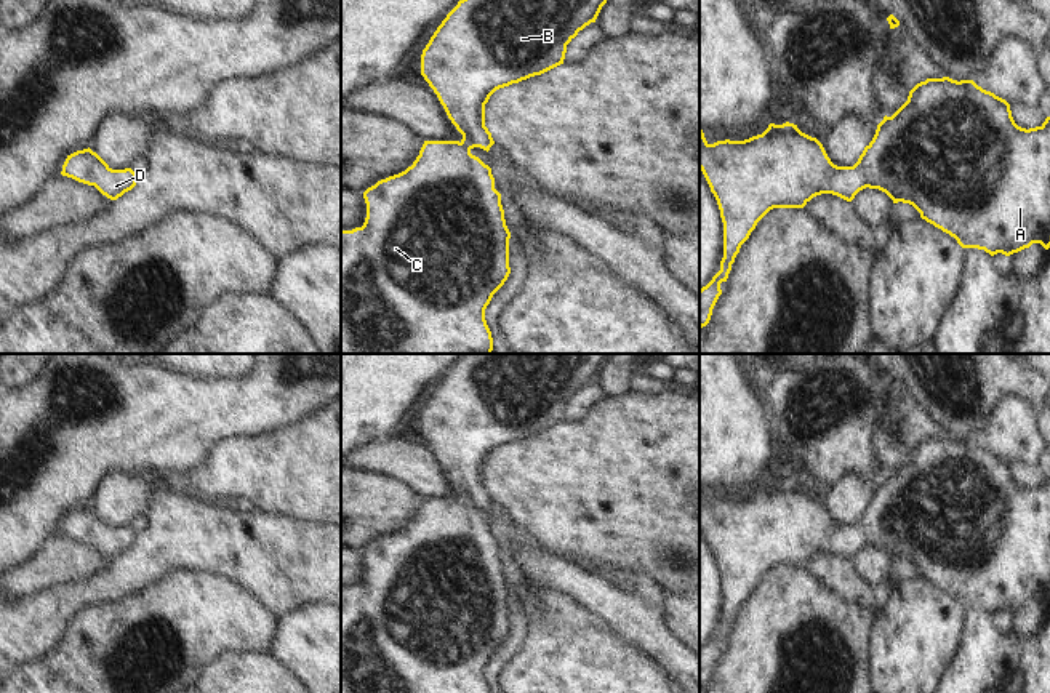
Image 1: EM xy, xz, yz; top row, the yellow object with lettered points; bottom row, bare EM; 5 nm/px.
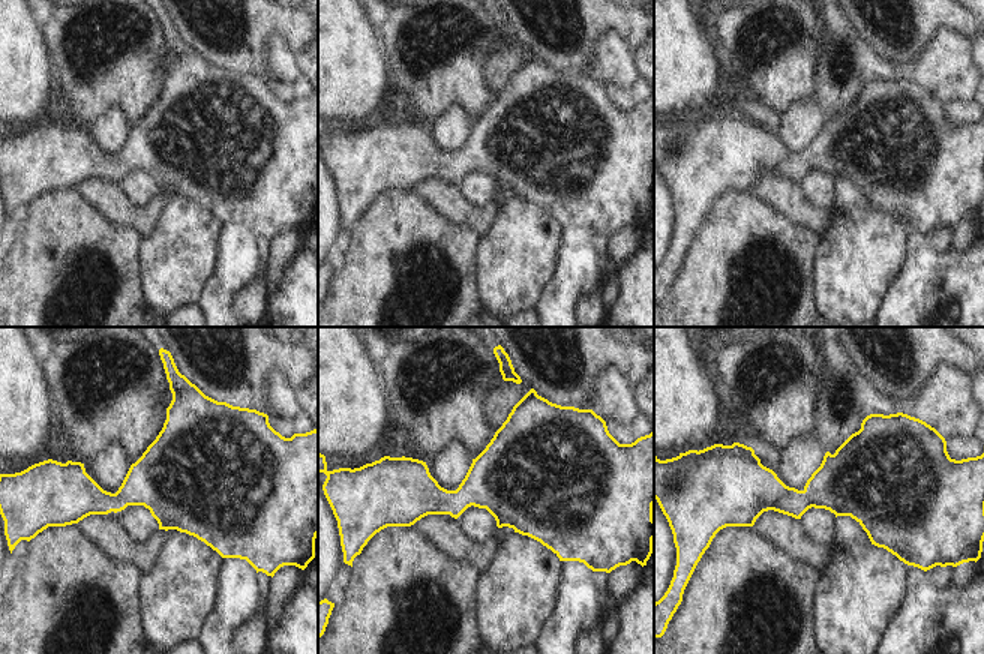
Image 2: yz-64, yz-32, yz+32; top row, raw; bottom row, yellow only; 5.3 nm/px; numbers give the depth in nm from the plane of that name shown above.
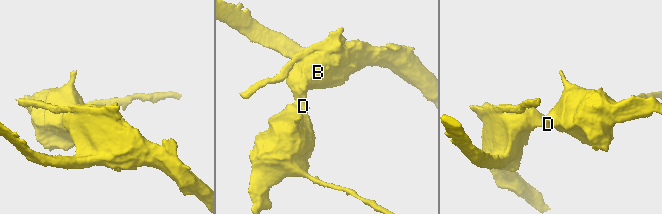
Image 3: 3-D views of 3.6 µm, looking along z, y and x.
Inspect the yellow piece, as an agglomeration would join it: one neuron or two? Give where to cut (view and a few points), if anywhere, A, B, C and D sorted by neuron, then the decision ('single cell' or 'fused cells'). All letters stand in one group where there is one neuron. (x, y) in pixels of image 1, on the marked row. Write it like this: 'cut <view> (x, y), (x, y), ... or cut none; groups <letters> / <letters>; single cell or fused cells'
cut none; groups A B C D; single cell

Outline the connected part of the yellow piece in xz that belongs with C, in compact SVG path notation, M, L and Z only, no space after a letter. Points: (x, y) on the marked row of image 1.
M459 0L437 27L421 54L421 75L437 94L448 118L463 134L461 141L424 141L419 155L405 171L378 181L363 192L367 218L362 227L341 230L341 354L491 354L493 338L485 320L485 309L511 274L509 238L501 194L495 189L491 168L472 155L474 147L490 150L495 144L485 126L485 104L504 86L541 75L563 64L567 45L591 22L595 22L607 0Z

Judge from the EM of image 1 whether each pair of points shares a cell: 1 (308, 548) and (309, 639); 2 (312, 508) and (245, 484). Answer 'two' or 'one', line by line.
1: two
2: one

